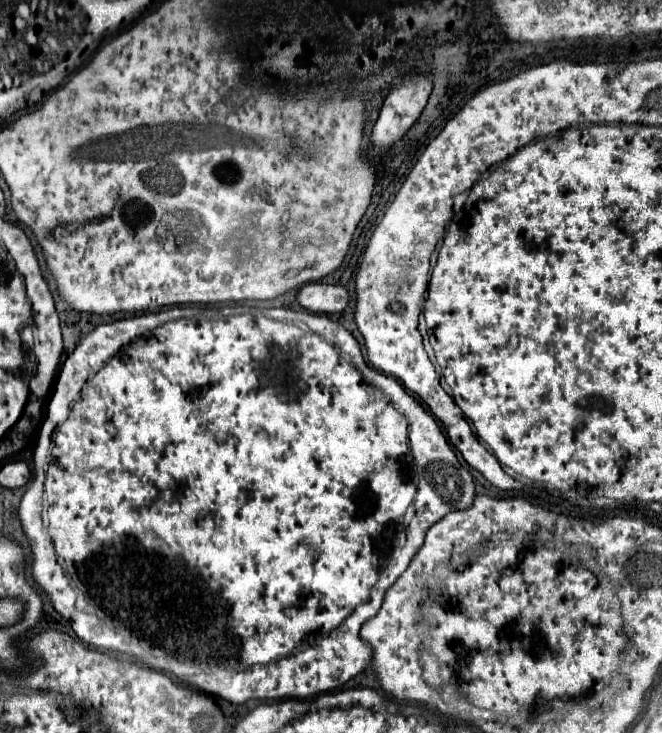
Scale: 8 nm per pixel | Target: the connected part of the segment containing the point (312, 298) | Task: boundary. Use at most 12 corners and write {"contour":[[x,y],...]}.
{"contour":[[306,284],[298,302],[318,314],[340,314],[350,292],[340,284]]}

